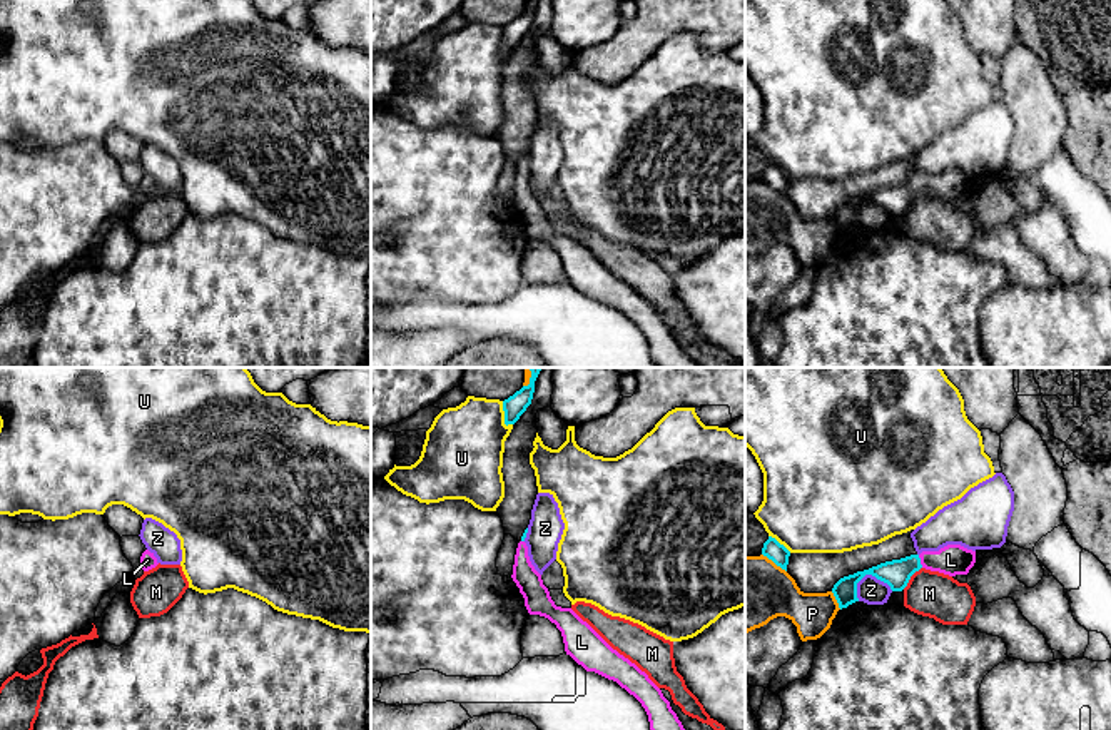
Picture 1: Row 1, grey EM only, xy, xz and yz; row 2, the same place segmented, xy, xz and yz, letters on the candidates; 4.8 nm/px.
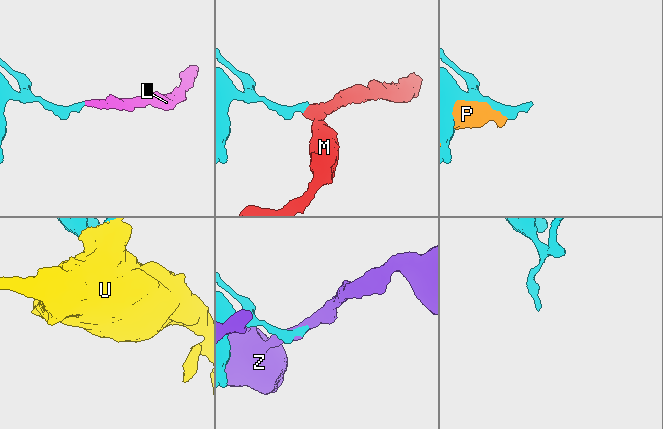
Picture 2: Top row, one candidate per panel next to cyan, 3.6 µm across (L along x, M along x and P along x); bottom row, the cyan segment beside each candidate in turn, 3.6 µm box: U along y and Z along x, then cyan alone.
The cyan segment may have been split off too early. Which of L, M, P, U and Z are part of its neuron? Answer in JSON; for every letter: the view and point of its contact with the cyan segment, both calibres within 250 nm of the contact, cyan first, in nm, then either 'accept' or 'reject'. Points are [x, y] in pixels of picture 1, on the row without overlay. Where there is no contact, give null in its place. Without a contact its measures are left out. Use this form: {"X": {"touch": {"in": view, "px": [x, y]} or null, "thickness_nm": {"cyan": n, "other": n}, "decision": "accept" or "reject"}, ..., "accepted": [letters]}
{"L": {"touch": {"in": "yz", "px": [919, 187]}, "thickness_nm": {"cyan": 140, "other": 150}, "decision": "accept"}, "M": {"touch": {"in": "yz", "px": [909, 204]}, "thickness_nm": {"cyan": 140, "other": 220}, "decision": "reject"}, "P": {"touch": {"in": "yz", "px": [774, 187]}, "thickness_nm": {"cyan": 90, "other": 360}, "decision": "reject"}, "U": {"touch": {"in": "xz", "px": [505, 40]}, "thickness_nm": {"cyan": 100, "other": 380}, "decision": "reject"}, "Z": {"touch": {"in": "yz", "px": [874, 201]}, "thickness_nm": {"cyan": 140, "other": 130}, "decision": "reject"}, "accepted": ["L"]}

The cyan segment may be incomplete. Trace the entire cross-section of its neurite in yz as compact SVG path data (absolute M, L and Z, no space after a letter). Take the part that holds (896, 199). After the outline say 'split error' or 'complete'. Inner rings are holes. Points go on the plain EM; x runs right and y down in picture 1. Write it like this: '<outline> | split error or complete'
M947 170L939 177L922 177L921 180L885 187L869 195L844 202L834 210L832 219L839 229L839 234L842 236L859 227L857 209L865 200L872 200L877 205L887 209L892 217L902 217L907 212L911 202L921 194L956 202L967 200L974 189L976 177L961 170Z | split error

